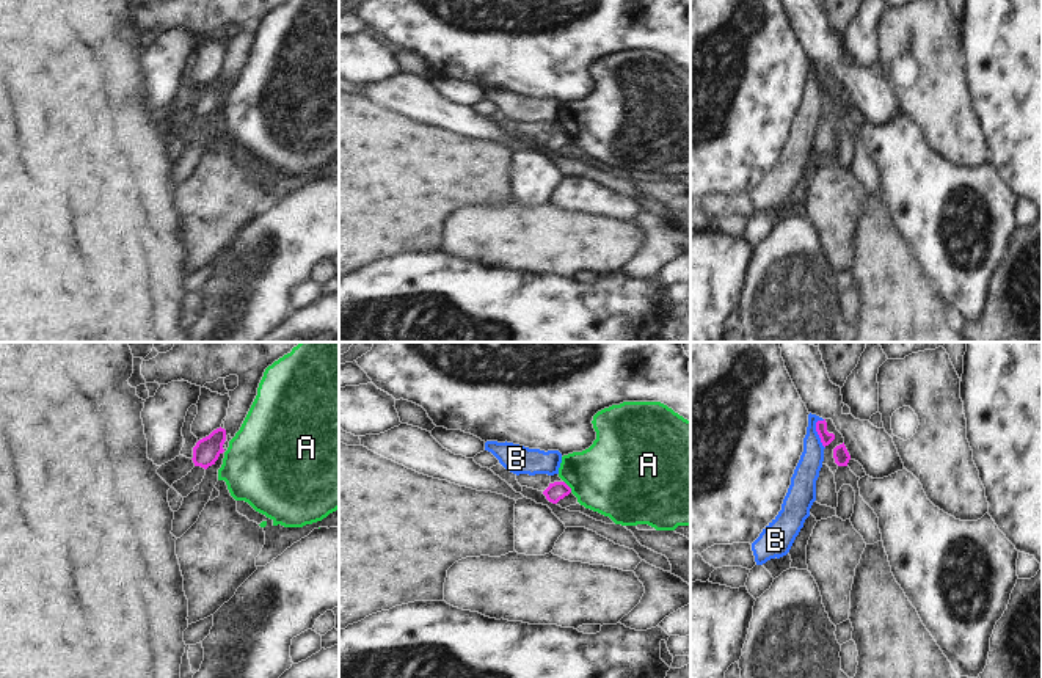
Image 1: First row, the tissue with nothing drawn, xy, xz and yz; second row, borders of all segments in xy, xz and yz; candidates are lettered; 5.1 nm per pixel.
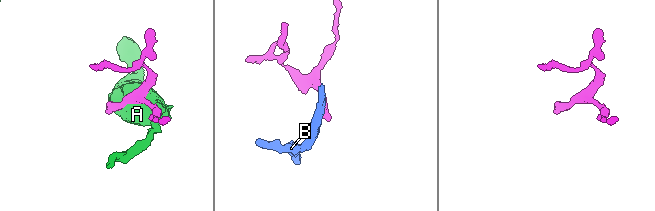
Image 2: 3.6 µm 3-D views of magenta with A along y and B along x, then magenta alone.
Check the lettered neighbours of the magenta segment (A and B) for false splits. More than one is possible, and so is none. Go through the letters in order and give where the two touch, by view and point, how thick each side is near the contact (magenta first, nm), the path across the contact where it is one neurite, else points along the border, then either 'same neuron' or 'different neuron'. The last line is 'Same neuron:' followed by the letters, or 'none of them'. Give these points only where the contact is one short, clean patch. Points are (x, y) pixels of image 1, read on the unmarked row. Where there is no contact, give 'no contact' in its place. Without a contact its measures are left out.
A: meets magenta in xz at (568, 135); 90 nm thick on the magenta side, 400 nm on the other; different neuron
B: meets magenta in yz at (818, 82); 60 nm thick on the magenta side, 130 nm on the other; border along yz (818, 68), (816, 79), (824, 96); different neuron
Same neuron: none of them

